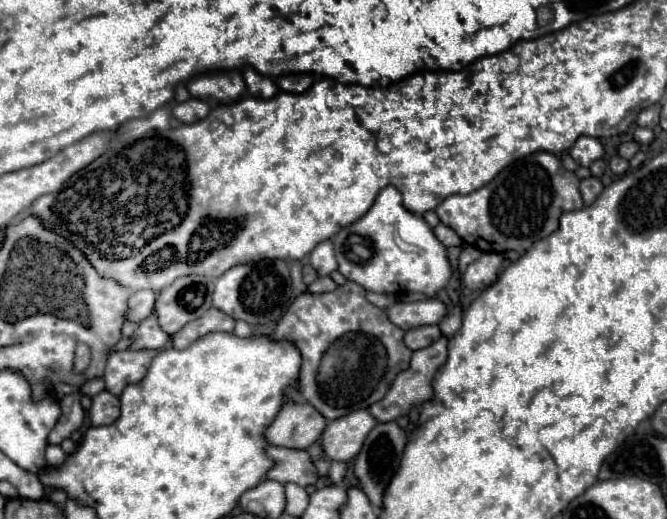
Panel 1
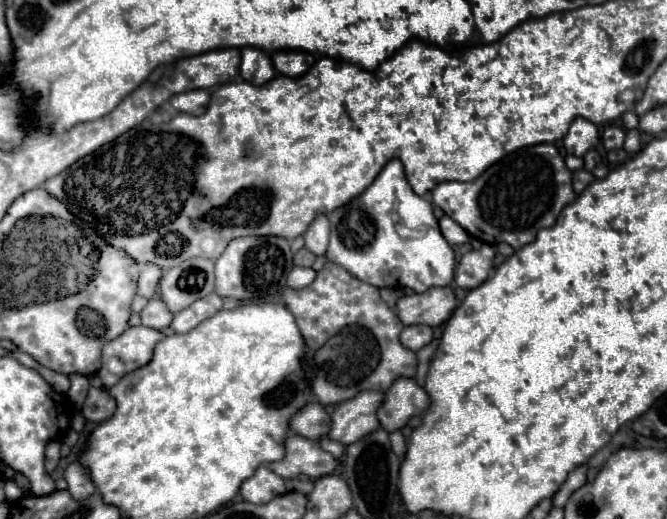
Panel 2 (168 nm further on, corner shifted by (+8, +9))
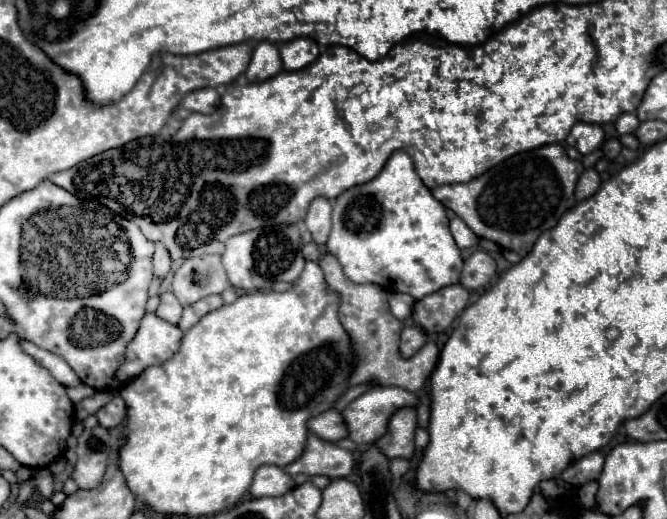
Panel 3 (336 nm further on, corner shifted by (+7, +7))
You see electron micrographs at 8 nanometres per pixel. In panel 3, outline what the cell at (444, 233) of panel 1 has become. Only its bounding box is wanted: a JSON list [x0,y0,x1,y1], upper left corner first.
[451,218,479,248]

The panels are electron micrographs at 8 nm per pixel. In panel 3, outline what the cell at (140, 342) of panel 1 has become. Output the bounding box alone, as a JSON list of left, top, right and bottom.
[157,292,183,324]

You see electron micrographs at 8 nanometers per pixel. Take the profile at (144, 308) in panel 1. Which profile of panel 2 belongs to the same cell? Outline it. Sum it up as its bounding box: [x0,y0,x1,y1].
[136,264,162,298]

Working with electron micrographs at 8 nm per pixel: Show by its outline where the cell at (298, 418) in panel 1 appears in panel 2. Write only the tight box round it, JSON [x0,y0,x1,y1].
[290,402,330,440]

